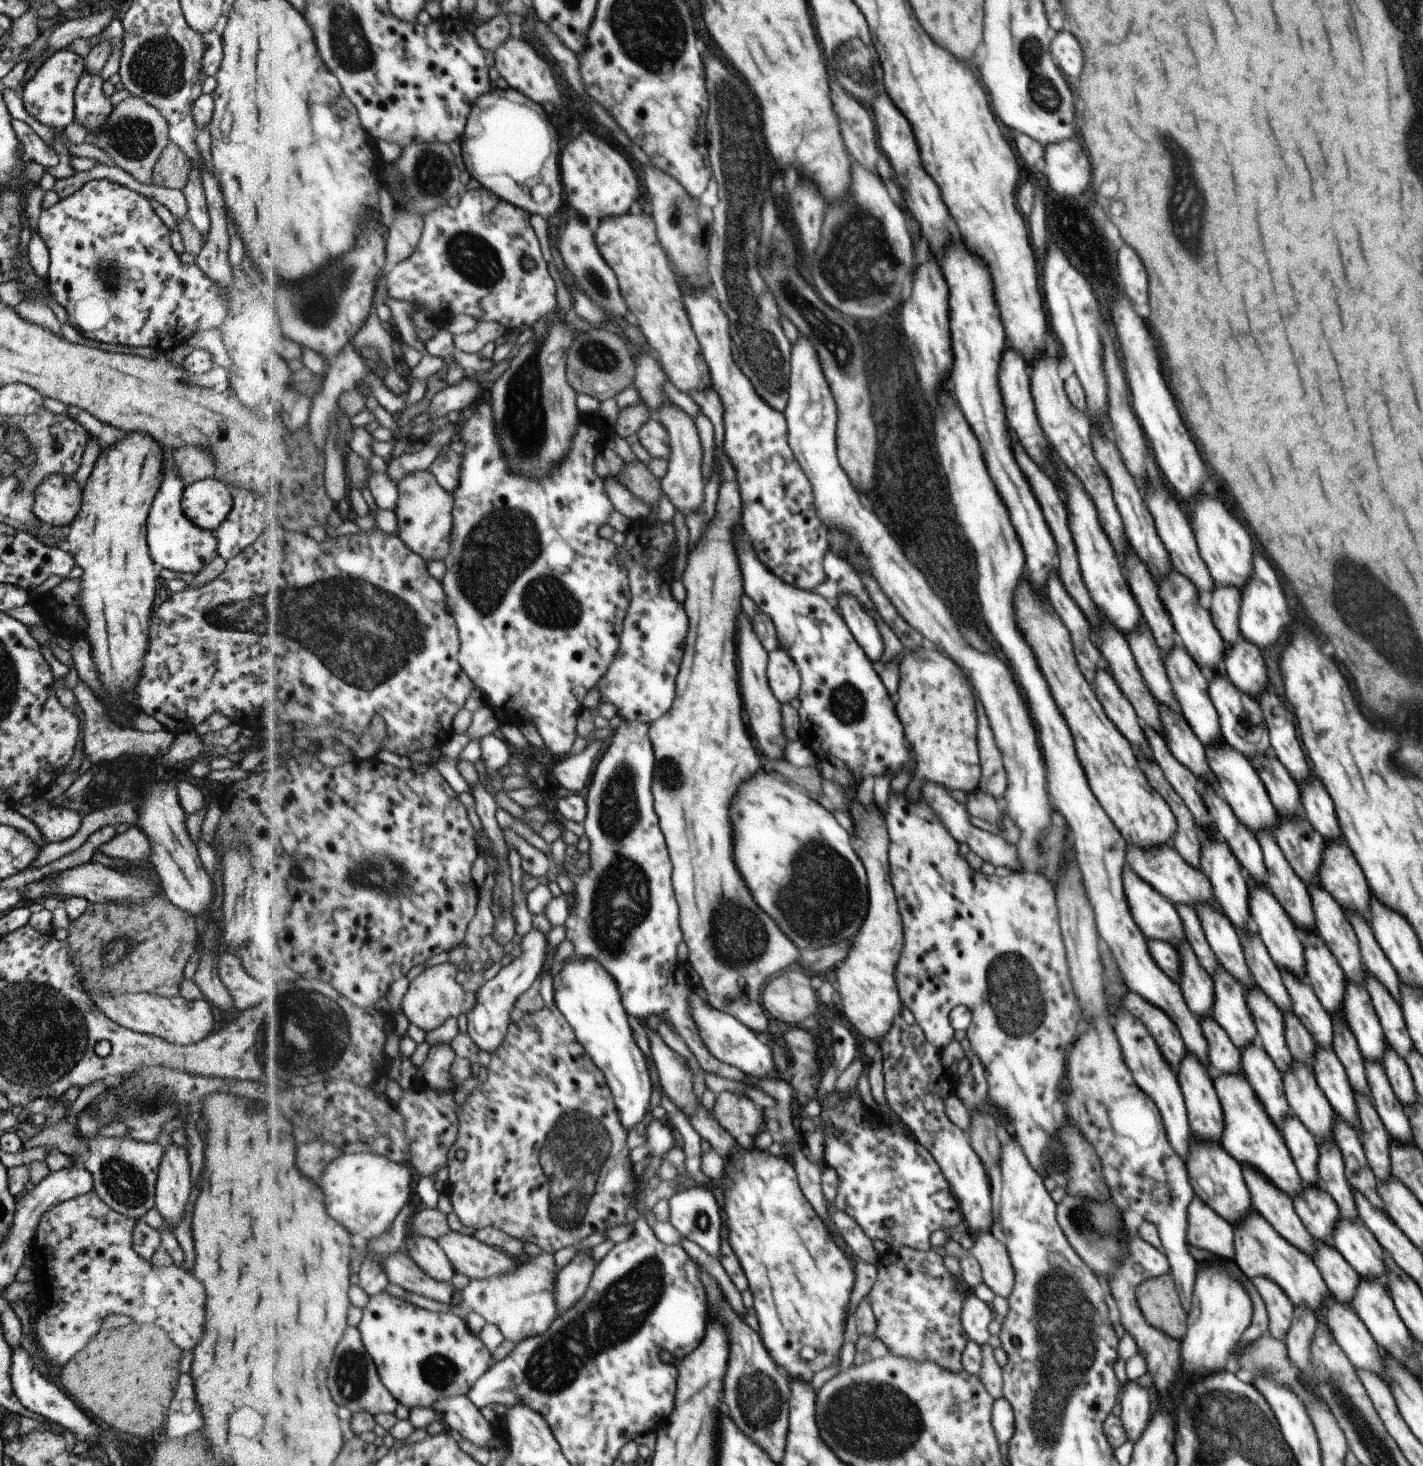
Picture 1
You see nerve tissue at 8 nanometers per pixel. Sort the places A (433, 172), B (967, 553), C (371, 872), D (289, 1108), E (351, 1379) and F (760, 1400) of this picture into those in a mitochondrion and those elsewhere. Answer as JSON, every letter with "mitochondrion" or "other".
{"A":"mitochondrion","B":"other","C":"mitochondrion","D":"other","E":"mitochondrion","F":"mitochondrion"}

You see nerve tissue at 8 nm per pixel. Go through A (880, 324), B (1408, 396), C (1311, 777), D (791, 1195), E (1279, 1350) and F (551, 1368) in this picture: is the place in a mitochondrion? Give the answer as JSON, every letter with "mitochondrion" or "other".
{"A":"other","B":"other","C":"other","D":"other","E":"other","F":"mitochondrion"}

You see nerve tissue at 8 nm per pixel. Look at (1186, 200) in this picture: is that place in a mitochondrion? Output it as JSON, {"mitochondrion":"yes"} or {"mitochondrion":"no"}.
{"mitochondrion":"yes"}

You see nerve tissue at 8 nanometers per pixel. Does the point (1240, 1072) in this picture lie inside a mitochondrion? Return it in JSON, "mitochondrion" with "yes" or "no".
{"mitochondrion":"no"}

